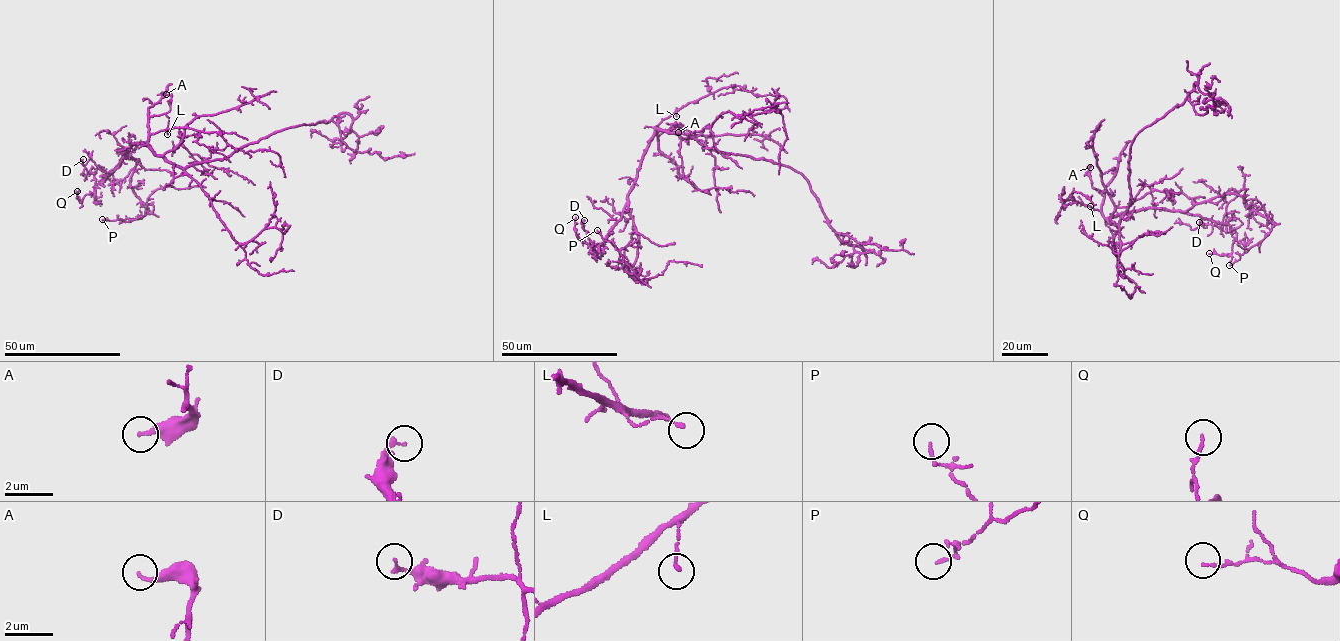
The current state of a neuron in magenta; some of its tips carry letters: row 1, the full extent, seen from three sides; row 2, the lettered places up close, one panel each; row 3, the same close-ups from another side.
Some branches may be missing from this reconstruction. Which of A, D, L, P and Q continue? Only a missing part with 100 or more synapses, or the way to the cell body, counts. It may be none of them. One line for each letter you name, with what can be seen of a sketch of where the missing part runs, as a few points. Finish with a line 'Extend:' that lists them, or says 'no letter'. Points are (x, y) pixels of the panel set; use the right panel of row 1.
Extend: no letter

